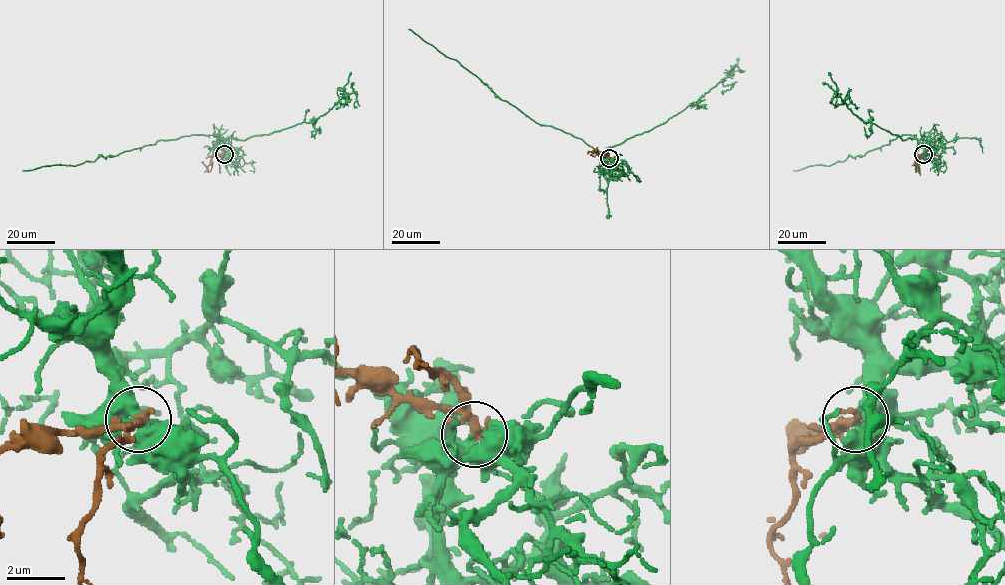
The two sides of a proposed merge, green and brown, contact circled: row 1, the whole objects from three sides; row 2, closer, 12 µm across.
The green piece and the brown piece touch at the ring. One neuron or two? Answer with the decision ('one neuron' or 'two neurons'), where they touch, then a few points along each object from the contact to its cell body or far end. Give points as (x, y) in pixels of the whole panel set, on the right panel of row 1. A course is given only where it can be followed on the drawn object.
one neuron; at (923, 154); green runs (923, 154), (924, 147), (916, 135), (902, 135), (863, 155), (848, 156), (842, 161), (793, 170); brown runs (923, 154), (914, 165), (920, 172)

